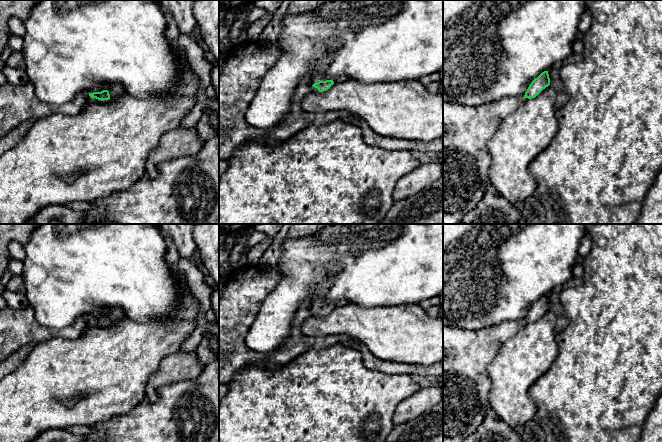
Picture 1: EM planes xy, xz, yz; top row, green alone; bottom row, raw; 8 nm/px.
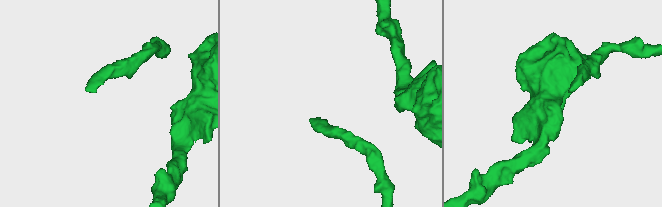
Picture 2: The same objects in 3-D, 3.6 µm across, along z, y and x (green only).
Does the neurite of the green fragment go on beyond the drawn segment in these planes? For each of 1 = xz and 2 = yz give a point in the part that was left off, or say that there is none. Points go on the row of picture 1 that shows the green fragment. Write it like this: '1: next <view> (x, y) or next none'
1: next xz (322, 64)
2: next none

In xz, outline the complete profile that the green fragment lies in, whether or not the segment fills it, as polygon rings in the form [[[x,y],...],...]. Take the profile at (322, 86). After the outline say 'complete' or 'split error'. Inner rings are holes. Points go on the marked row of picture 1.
[[[327,56],[318,62],[318,70],[309,77],[309,80],[313,87],[317,88],[319,92],[328,90],[333,84],[333,80],[323,81],[325,69],[328,64],[332,61],[332,56]]] | split error

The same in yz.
[[[544,71],[531,82],[527,91],[525,92],[524,98],[535,98],[543,89],[545,89],[549,85],[550,78],[548,71]]] | complete

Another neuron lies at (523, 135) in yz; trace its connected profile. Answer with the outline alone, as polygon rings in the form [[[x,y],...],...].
[[[552,86],[543,89],[535,98],[525,100],[525,104],[509,115],[487,142],[491,156],[489,182],[512,205],[525,202],[535,192],[537,183],[529,172],[529,165],[548,146],[558,129],[554,108],[556,93]]]

